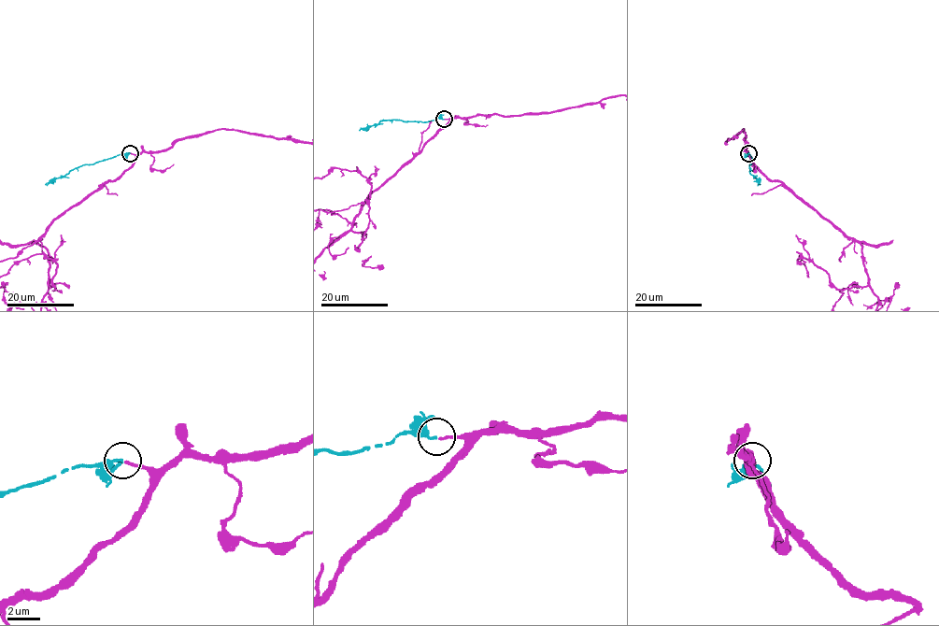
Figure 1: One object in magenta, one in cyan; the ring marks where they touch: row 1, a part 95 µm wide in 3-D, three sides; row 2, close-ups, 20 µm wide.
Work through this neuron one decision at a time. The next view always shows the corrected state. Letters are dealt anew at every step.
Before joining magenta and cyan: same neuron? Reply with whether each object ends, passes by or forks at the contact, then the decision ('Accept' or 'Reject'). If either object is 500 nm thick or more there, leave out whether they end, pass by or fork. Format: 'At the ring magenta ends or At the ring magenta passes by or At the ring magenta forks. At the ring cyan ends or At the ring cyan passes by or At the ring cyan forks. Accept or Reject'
At the ring magenta ends. At the ring cyan ends. Accept

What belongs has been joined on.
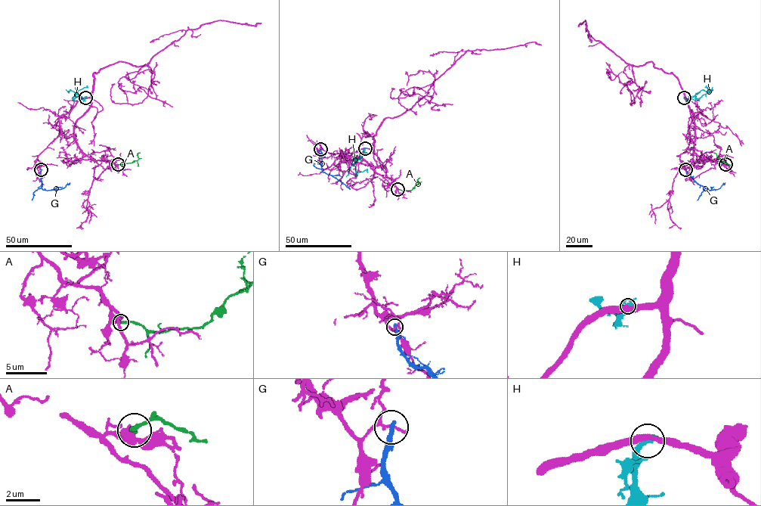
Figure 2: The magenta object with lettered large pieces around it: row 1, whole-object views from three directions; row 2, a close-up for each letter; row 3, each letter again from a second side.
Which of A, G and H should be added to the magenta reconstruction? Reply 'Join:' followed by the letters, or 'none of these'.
Join: none of these

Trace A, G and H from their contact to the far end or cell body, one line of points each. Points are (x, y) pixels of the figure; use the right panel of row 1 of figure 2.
A: (725, 164), (713, 153)
G: (685, 169), (697, 183), (709, 190), (718, 189), (725, 182)
H: (684, 97), (700, 97), (708, 92), (706, 87), (708, 87)

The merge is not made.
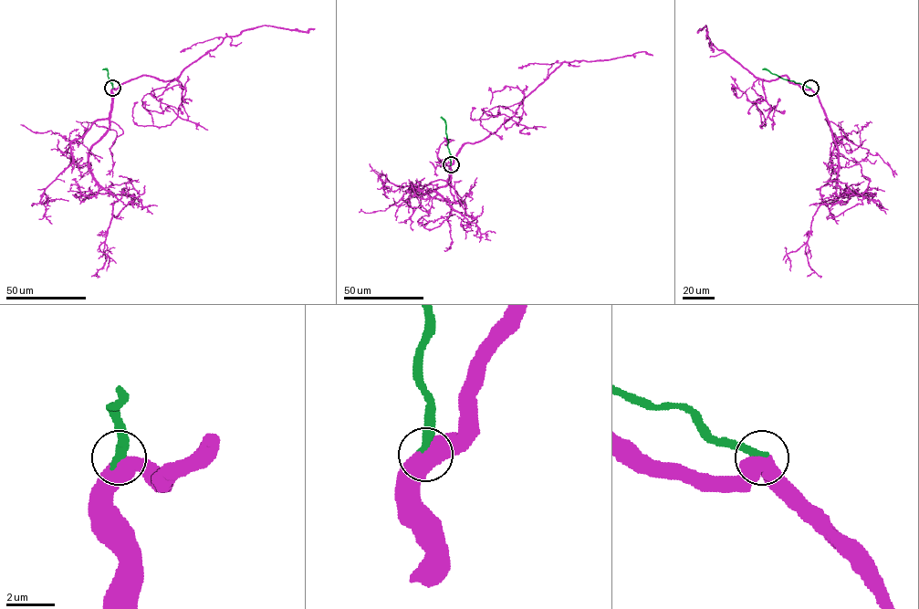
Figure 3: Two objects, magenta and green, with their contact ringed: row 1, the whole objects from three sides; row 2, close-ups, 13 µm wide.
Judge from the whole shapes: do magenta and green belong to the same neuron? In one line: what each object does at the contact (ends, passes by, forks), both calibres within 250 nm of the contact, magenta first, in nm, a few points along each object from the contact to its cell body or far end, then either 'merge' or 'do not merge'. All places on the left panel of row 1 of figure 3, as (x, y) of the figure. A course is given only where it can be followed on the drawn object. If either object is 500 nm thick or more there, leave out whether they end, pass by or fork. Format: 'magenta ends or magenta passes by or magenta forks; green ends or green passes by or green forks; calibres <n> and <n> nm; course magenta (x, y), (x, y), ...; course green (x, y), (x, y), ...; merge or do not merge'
calibres 600 and 400 nm; course magenta (112, 88), (143, 75), (175, 79), (226, 36), (244, 31), (264, 26), (308, 32), (315, 28); course green (112, 88), (108, 71), (103, 68); merge

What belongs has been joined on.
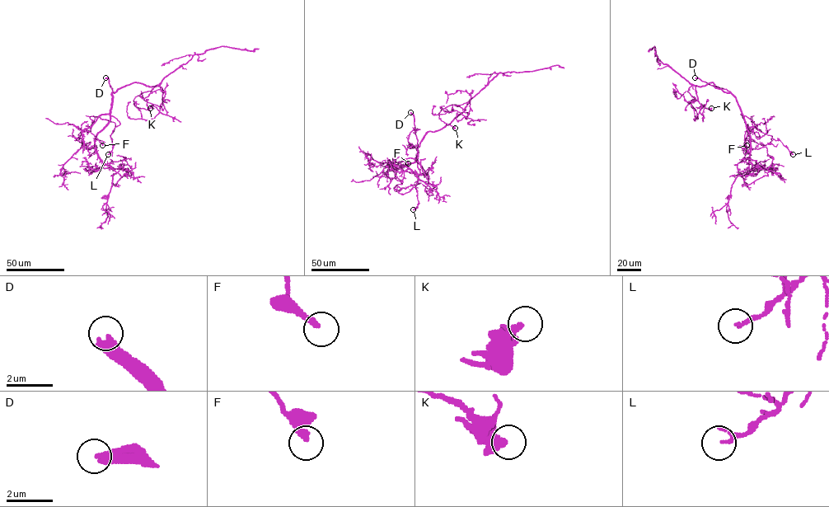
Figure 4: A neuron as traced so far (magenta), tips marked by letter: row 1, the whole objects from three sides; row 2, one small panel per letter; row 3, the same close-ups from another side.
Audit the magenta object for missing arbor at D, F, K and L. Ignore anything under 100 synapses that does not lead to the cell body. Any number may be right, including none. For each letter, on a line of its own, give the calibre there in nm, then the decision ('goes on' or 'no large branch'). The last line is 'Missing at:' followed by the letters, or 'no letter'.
D: calibre 380 nm; goes on
F: calibre 280 nm; no large branch
K: calibre 440 nm; no large branch
L: calibre 130 nm; no large branch
Missing at: D

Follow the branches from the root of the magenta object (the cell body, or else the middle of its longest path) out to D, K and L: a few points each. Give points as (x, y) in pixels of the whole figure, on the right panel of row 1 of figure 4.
D: (727, 92), (729, 91), (726, 89), (695, 77)
K: (727, 92), (713, 82), (689, 88), (688, 91), (702, 105), (711, 108)
L: (727, 92), (735, 97), (742, 113), (752, 120), (759, 130), (779, 139), (793, 154)

